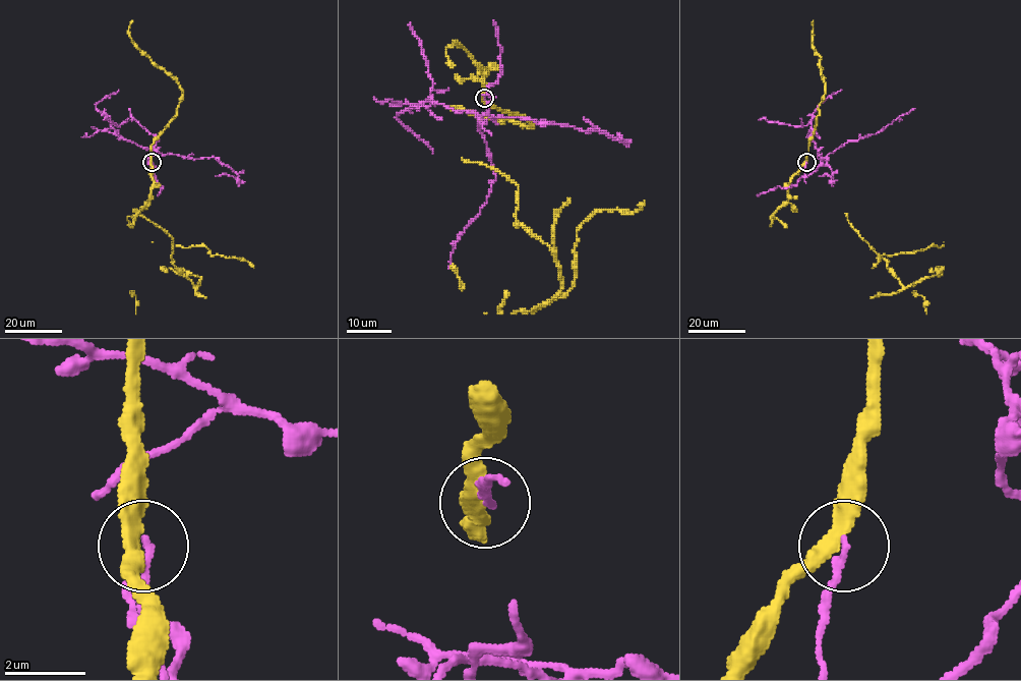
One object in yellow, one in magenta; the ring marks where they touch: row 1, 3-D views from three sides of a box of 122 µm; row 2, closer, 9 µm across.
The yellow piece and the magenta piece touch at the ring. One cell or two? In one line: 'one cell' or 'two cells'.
two cells

